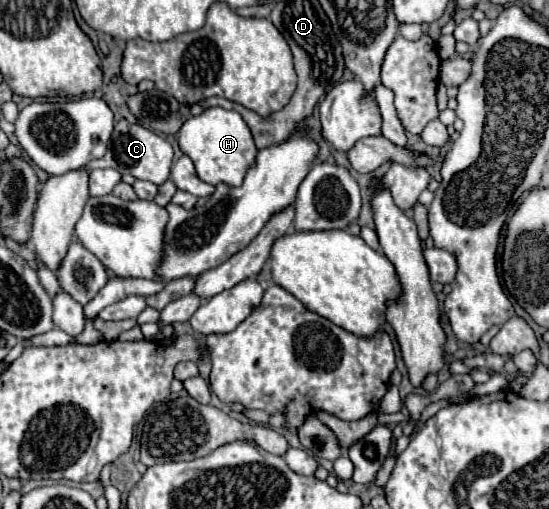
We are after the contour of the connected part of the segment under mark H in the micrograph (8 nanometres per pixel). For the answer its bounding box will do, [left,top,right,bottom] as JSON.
[178,107,258,187]

